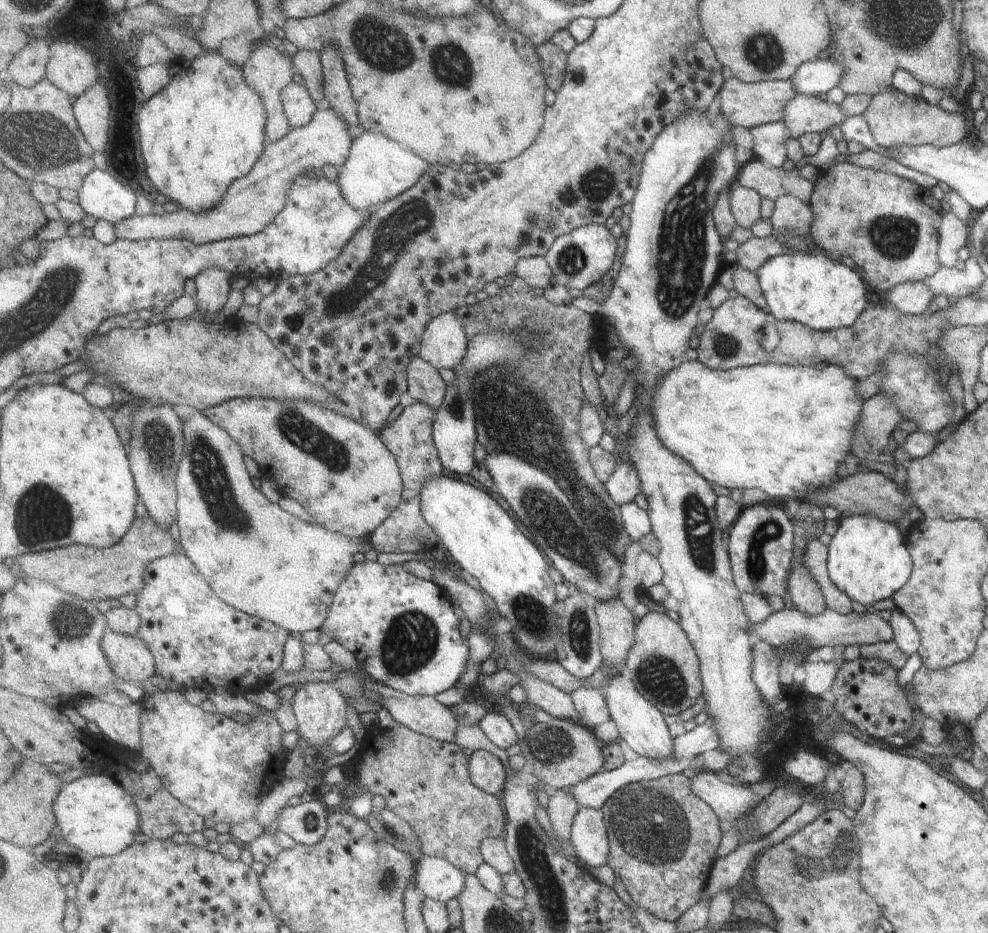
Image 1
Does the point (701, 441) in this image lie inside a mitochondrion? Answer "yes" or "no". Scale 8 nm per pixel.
no

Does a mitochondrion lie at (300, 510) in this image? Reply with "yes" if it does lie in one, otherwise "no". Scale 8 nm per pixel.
no

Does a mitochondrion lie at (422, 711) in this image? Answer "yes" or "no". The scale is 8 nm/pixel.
no

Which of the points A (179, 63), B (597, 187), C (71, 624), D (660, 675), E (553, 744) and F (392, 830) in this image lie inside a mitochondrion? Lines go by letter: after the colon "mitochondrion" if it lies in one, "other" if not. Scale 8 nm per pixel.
A: other
B: mitochondrion
C: mitochondrion
D: mitochondrion
E: mitochondrion
F: mitochondrion

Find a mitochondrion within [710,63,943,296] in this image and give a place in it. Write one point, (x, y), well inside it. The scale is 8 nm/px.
(895, 238)

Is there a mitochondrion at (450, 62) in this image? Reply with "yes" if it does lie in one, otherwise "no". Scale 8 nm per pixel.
yes

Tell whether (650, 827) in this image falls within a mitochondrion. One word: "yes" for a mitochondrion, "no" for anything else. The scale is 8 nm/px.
yes

